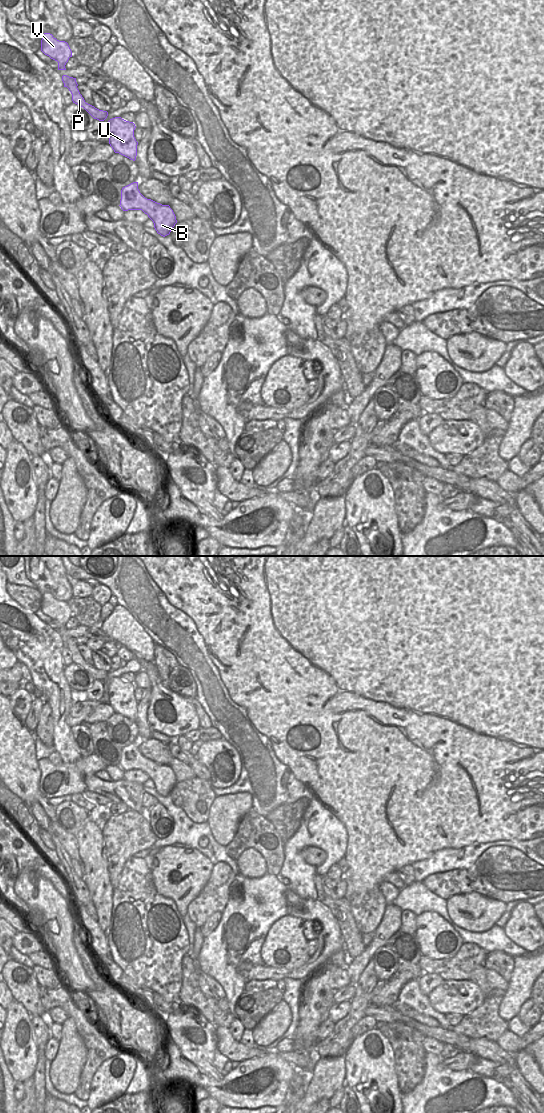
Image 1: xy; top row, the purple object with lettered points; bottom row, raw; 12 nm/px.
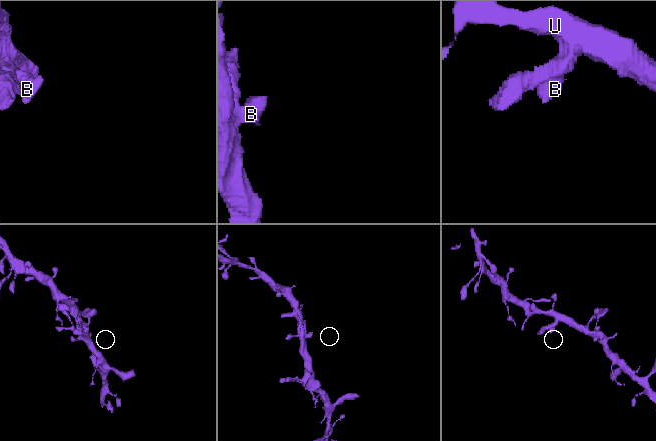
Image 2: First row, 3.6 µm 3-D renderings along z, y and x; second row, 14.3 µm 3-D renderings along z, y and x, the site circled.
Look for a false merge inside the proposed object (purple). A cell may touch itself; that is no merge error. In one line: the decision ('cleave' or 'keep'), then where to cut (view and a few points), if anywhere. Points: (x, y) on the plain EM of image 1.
keep | no cut

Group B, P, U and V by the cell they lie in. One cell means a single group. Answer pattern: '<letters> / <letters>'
B P U V

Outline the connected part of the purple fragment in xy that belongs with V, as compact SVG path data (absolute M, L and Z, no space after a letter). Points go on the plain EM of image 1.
M44 593L41 600L41 611L58 622L58 630L66 630L65 625L72 617L72 611L65 601L59 601L50 593Z

